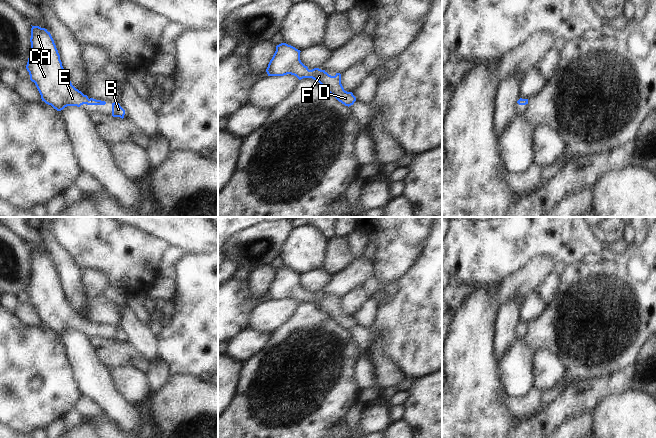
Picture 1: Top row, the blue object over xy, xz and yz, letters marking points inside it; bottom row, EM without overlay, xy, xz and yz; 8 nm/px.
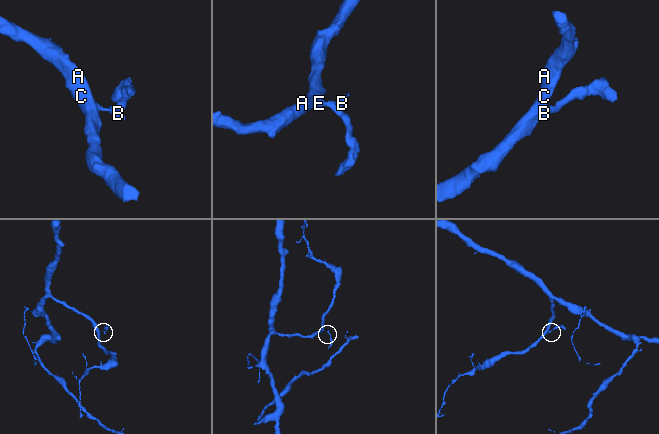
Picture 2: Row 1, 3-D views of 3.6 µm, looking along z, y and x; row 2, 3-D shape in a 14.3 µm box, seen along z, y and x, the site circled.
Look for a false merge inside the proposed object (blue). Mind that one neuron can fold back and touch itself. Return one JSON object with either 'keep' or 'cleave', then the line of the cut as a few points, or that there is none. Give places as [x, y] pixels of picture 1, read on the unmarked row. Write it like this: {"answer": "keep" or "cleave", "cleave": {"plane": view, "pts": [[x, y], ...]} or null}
{"answer": "keep", "cleave": null}

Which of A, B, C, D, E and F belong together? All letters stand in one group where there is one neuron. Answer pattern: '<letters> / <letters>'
A B C D E F

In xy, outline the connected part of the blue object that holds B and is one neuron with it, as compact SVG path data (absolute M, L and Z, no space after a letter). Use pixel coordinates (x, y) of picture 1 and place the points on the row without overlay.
M112 327L112 340L124 342L125 334L120 330L119 327Z

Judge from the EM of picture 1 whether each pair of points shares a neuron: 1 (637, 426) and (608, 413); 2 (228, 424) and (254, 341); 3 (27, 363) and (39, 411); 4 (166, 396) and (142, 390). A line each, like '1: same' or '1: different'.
1: same
2: different
3: same
4: different

